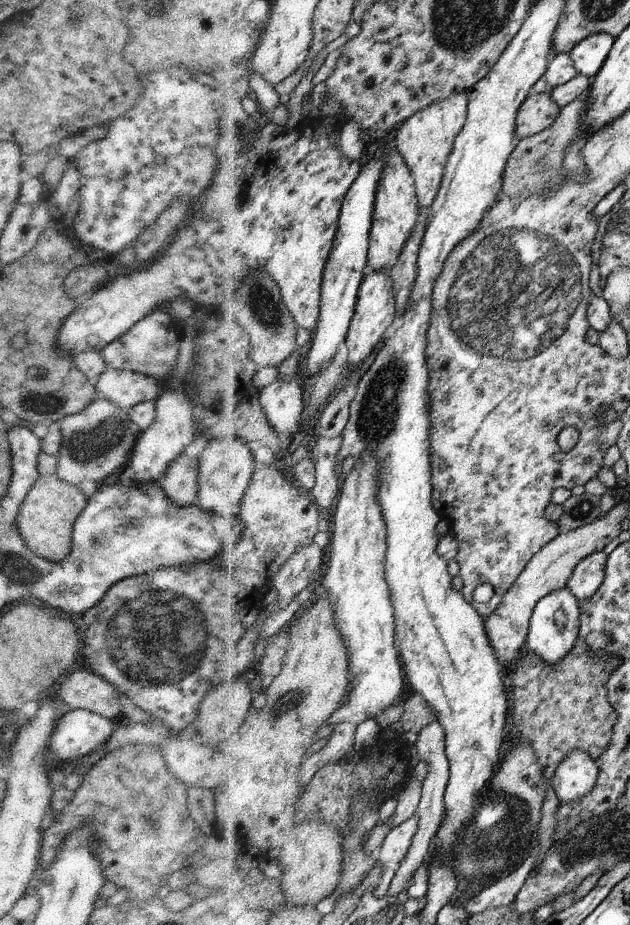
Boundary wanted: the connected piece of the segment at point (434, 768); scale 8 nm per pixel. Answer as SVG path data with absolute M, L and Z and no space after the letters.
M436 720L436 722L432 722L430 726L426 726L423 732L418 735L418 741L414 746L418 748L420 758L428 763L429 773L424 780L423 798L417 812L417 815L420 816L418 834L414 836L412 848L410 848L410 852L406 854L404 862L396 869L396 875L388 890L388 896L393 899L401 892L404 892L404 890L409 892L410 888L412 888L416 880L416 874L418 874L418 870L422 868L422 864L426 864L426 860L429 859L432 844L436 836L440 834L440 828L444 826L444 820L446 820L446 816L448 816L448 814L446 814L446 812L448 812L448 808L446 808L446 794L451 778L451 766L448 753L446 752L446 728L442 726L442 722Z

